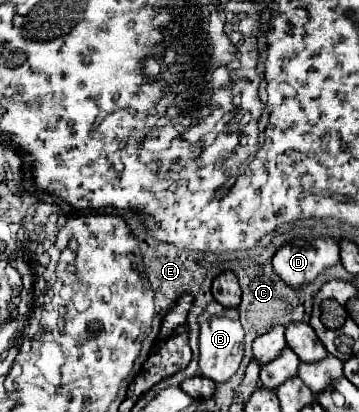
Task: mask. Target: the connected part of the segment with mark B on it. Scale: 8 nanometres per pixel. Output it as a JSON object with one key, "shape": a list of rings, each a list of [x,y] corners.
{"shape":[[[209,302],[199,316],[199,368],[201,374],[213,382],[229,380],[243,358],[243,328],[237,316],[237,308],[225,308],[219,302]]]}

